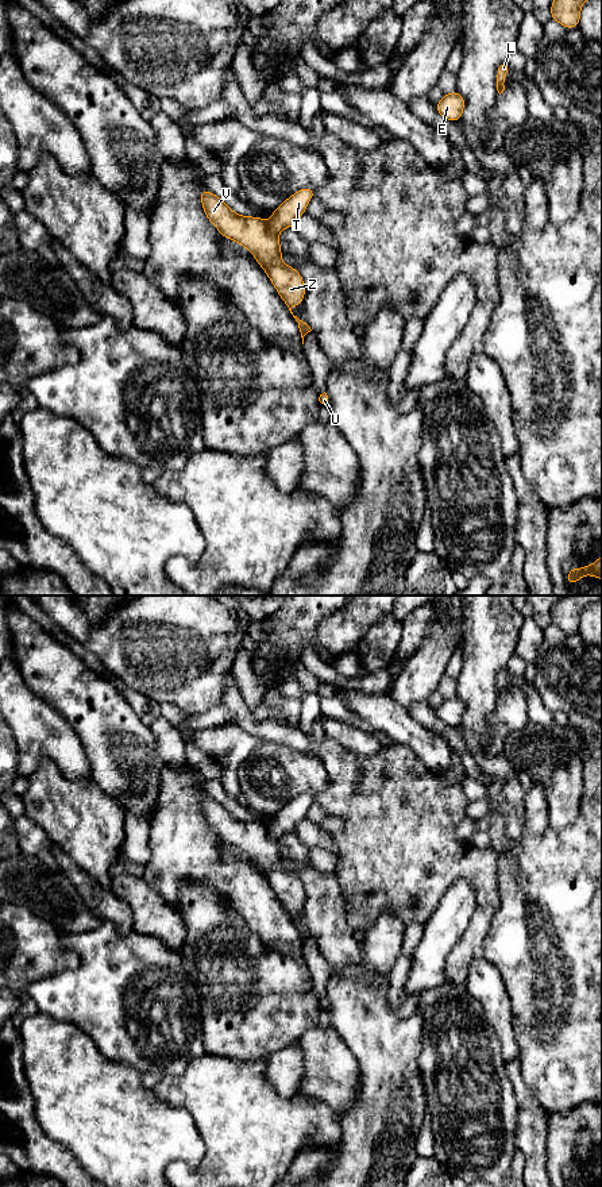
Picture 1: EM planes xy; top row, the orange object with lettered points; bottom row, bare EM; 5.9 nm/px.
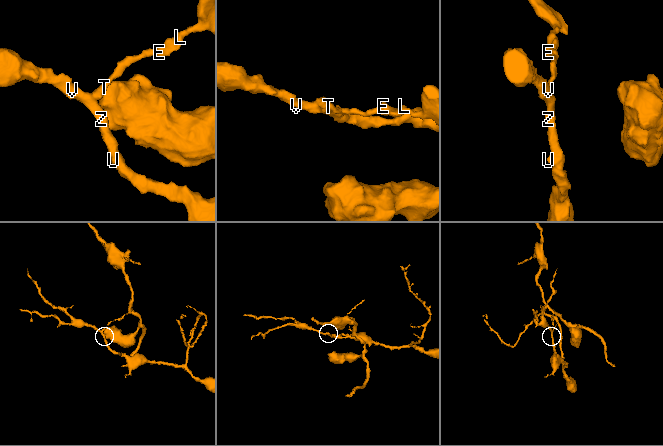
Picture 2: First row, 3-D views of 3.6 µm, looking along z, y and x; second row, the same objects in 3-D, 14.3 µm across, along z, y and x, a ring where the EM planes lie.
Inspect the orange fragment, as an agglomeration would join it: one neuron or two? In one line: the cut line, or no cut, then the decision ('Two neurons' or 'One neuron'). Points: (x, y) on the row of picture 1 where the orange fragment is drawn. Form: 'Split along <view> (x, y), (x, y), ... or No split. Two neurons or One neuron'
Split along xy (265, 222), (266, 228), (277, 236). Two neurons

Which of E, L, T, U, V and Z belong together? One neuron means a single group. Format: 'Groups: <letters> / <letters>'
Groups: E L T / U V Z

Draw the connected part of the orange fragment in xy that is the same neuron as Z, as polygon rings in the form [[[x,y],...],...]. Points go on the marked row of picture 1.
[[[207,188],[201,190],[200,197],[201,197],[204,212],[207,217],[209,219],[209,221],[219,230],[221,236],[232,239],[236,243],[244,246],[255,257],[259,266],[266,271],[271,284],[275,286],[278,294],[282,297],[290,313],[293,315],[292,308],[296,305],[300,305],[305,297],[305,284],[301,274],[298,273],[296,267],[290,267],[282,263],[282,257],[281,257],[282,250],[279,246],[278,236],[271,235],[267,231],[266,221],[262,217],[255,217],[255,216],[247,217],[247,216],[240,216],[235,213],[220,197],[209,192]]]

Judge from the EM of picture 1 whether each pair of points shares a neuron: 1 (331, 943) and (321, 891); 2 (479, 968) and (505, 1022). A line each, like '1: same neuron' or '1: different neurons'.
1: same neuron
2: same neuron

